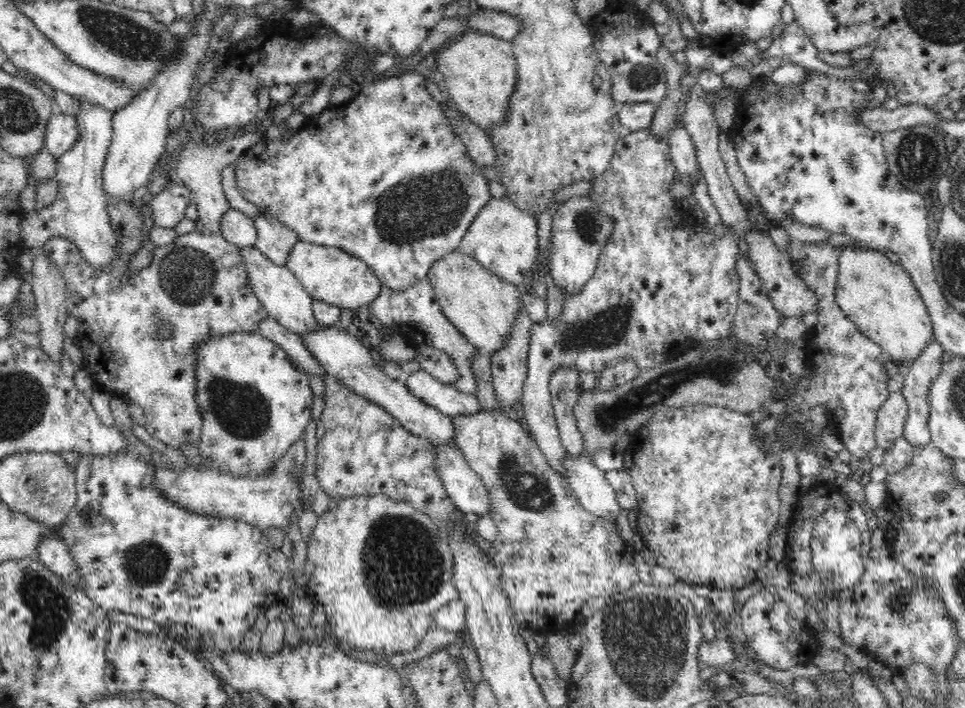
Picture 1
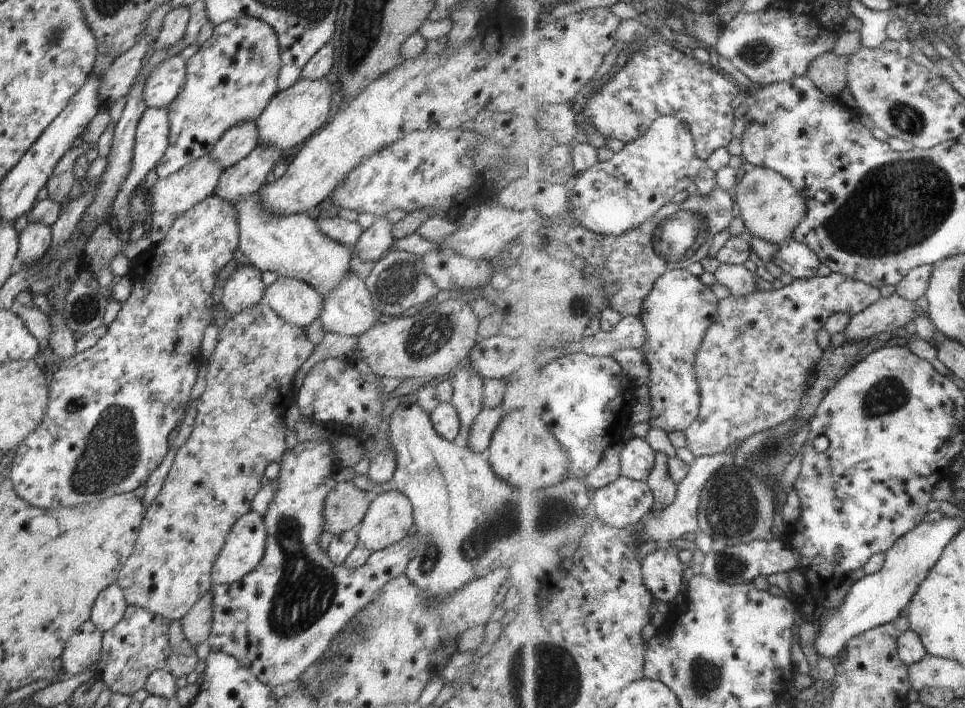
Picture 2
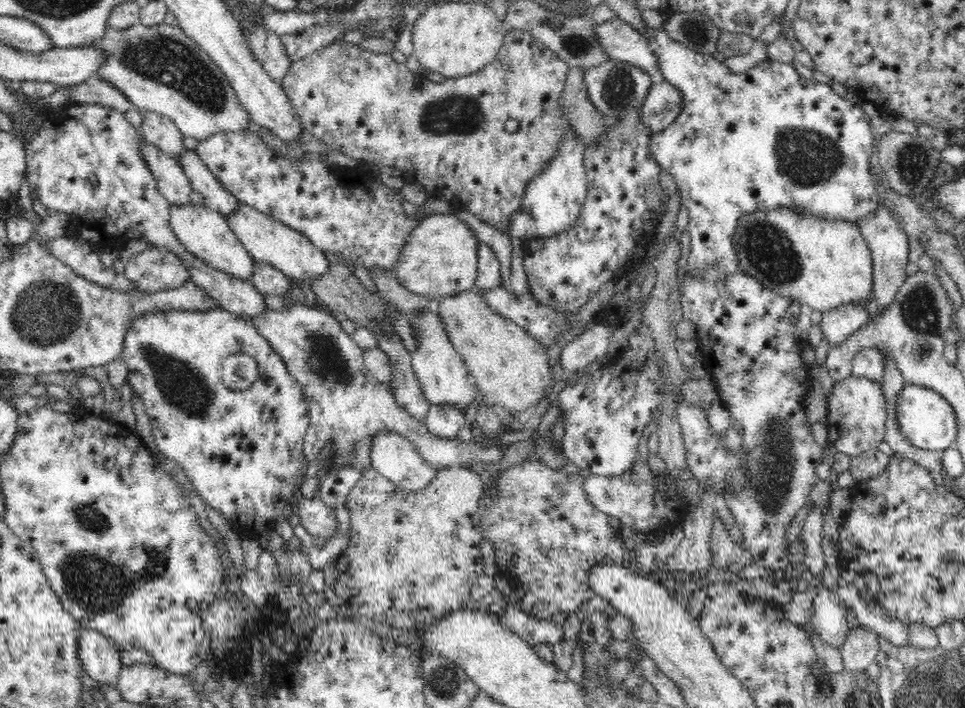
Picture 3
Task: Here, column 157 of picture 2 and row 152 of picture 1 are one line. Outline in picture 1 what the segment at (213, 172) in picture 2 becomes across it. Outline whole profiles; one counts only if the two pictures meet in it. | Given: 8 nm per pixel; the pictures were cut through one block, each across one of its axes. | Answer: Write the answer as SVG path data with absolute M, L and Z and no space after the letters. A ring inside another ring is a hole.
M236 132L227 134L223 140L207 143L196 136L185 142L178 156L176 173L182 179L182 185L190 189L190 199L196 203L198 219L202 222L205 232L220 235L220 218L231 209L228 198L222 189L222 170L247 149L253 147L259 140L262 140L256 132Z

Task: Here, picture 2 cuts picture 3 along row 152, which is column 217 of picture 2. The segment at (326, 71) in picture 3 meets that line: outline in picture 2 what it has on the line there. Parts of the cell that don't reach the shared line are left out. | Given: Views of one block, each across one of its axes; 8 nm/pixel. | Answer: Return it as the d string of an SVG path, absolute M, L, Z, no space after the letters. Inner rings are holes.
M260 302L234 315L221 329L218 330L218 343L214 354L206 363L207 387L199 398L197 405L198 413L194 422L194 430L188 440L176 453L174 462L167 474L164 484L158 496L152 502L152 505L146 510L141 527L133 546L132 554L128 557L126 564L122 567L117 582L122 589L124 598L128 605L134 605L149 610L154 614L159 614L169 621L181 620L188 614L192 606L198 602L198 599L211 590L211 570L220 550L224 546L226 535L231 531L232 525L247 512L251 511L251 504L255 494L261 489L260 480L265 475L266 467L272 462L280 463L283 454L287 451L287 444L284 440L284 431L286 429L284 416L288 408L295 406L296 391L294 390L294 375L298 369L308 360L312 354L315 344L312 344L305 333L305 328L286 322L281 316L278 316L271 306L266 302Z

